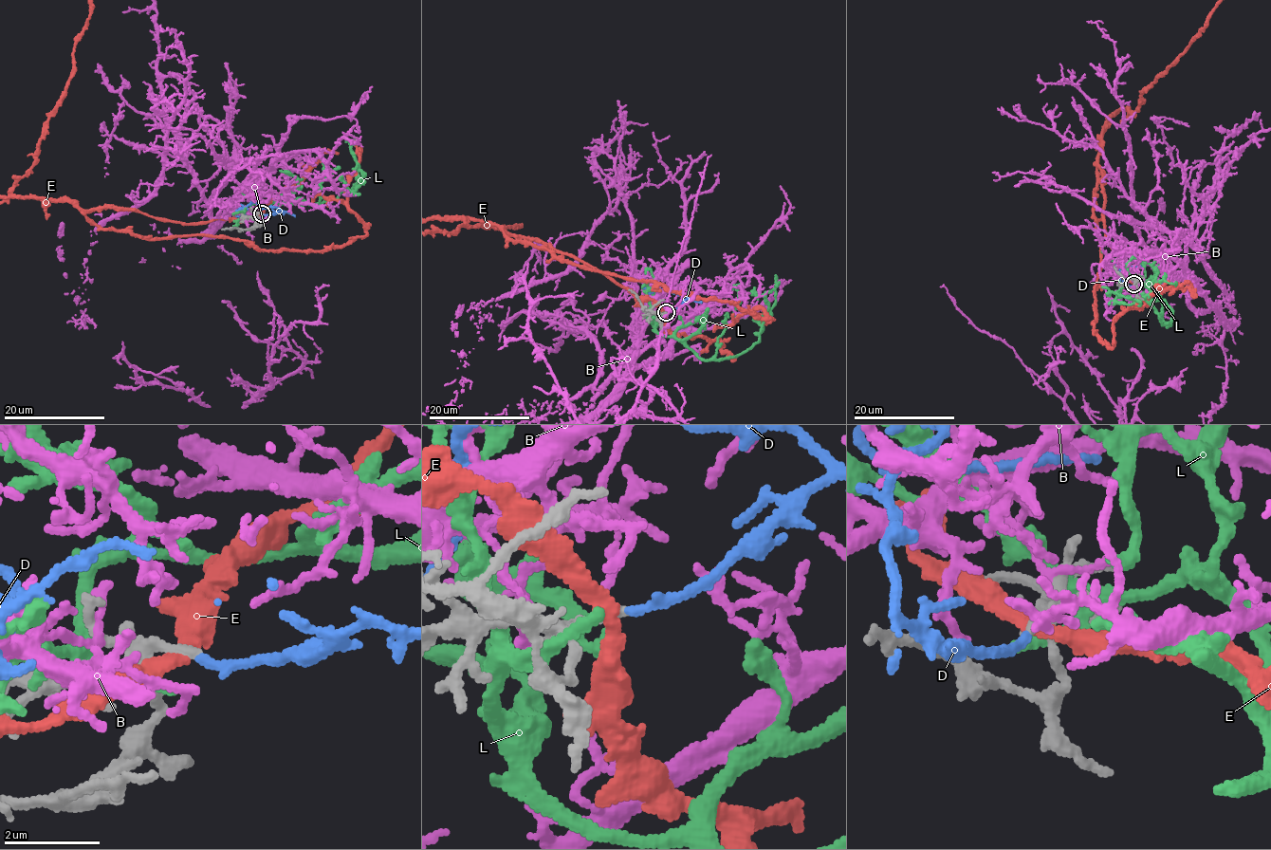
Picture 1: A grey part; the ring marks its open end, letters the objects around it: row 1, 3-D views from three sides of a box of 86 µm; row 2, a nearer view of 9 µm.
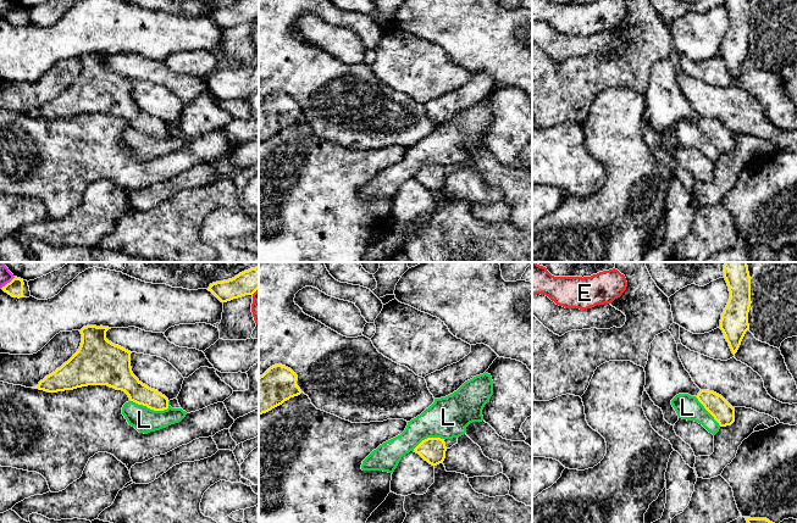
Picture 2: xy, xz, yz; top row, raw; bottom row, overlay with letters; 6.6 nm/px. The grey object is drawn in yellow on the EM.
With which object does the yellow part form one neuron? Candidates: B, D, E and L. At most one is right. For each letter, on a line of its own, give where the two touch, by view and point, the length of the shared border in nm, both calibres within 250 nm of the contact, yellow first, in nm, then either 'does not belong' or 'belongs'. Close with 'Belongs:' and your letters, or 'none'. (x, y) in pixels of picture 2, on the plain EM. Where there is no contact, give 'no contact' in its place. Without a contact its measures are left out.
B: meets yellow in xy at (7, 10); contact 130 nm long; 110 nm thick on the yellow side, 70 nm on the other; does not belong
D: no contact; belongs
E: meets yellow in xy at (254, 18); contact 60 nm long; 150 nm thick on the yellow side, 100 nm on the other; does not belong
L: meets yellow in xy at (150, 135); contact 260 nm long; 140 nm thick on the yellow side, 160 nm on the other; does not belong
Belongs: D

